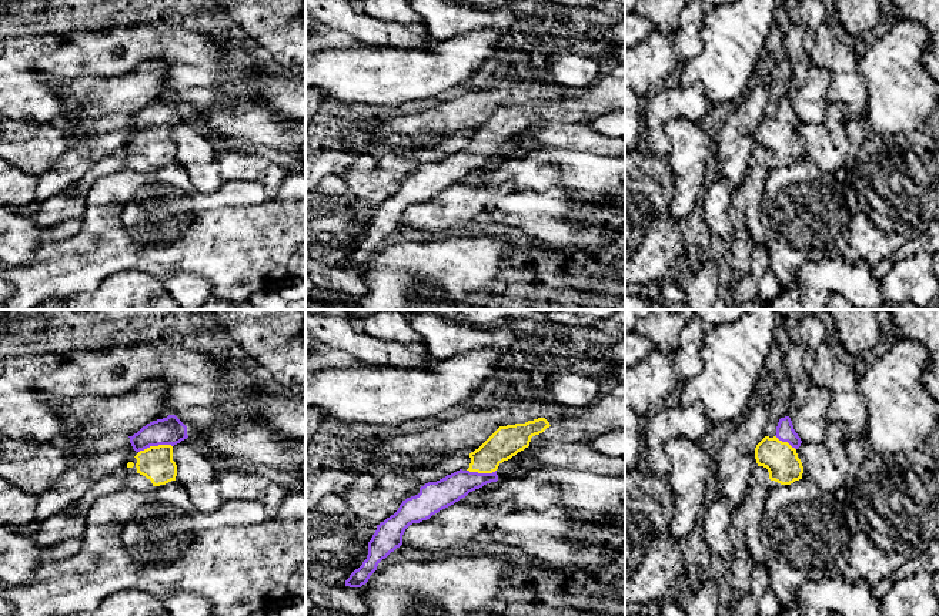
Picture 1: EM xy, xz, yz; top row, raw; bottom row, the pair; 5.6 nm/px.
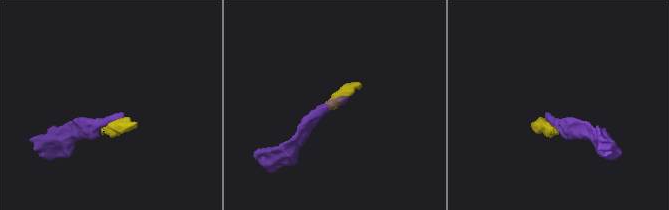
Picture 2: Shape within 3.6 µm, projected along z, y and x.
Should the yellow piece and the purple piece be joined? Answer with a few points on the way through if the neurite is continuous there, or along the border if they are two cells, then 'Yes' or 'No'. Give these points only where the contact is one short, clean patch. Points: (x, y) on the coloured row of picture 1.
Path across: xy (156, 464), (154, 447), (169, 431). Yes

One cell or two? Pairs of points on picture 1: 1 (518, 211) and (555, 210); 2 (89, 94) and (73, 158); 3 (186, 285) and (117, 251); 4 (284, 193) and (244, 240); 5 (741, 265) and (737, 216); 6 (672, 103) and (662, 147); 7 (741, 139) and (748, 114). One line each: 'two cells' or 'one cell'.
1: one cell
2: one cell
3: two cells
4: one cell
5: one cell
6: one cell
7: one cell

